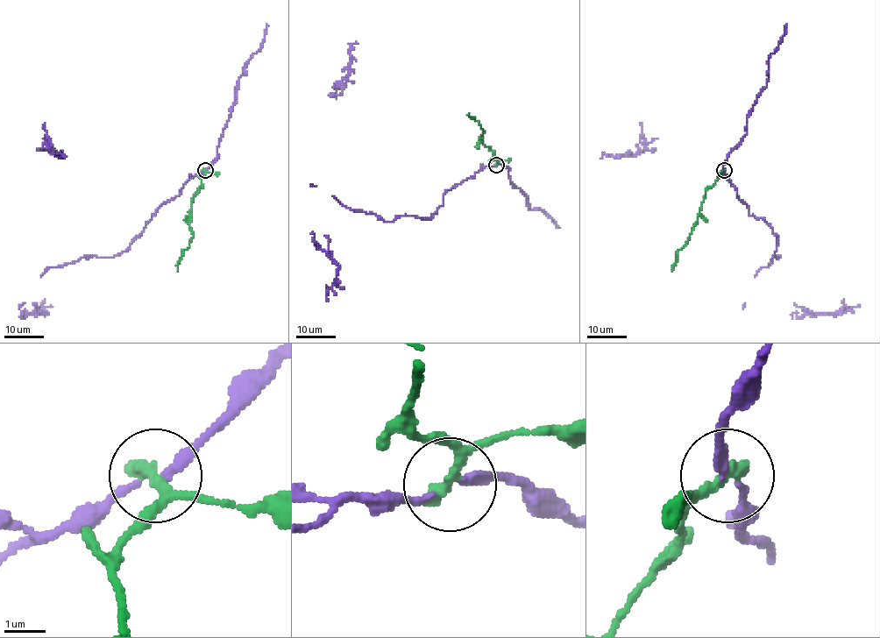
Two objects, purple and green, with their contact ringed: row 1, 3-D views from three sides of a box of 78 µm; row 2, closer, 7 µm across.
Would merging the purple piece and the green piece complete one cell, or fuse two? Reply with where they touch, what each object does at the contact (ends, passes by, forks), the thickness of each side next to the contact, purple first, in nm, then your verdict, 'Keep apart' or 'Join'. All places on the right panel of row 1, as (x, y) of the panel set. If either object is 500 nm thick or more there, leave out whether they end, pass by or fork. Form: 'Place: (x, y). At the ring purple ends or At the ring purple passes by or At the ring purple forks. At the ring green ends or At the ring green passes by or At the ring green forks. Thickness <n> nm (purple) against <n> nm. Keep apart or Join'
Place: (724, 170). At the ring purple passes by. At the ring green passes by. Thickness 170 nm (purple) against 240 nm. Keep apart

